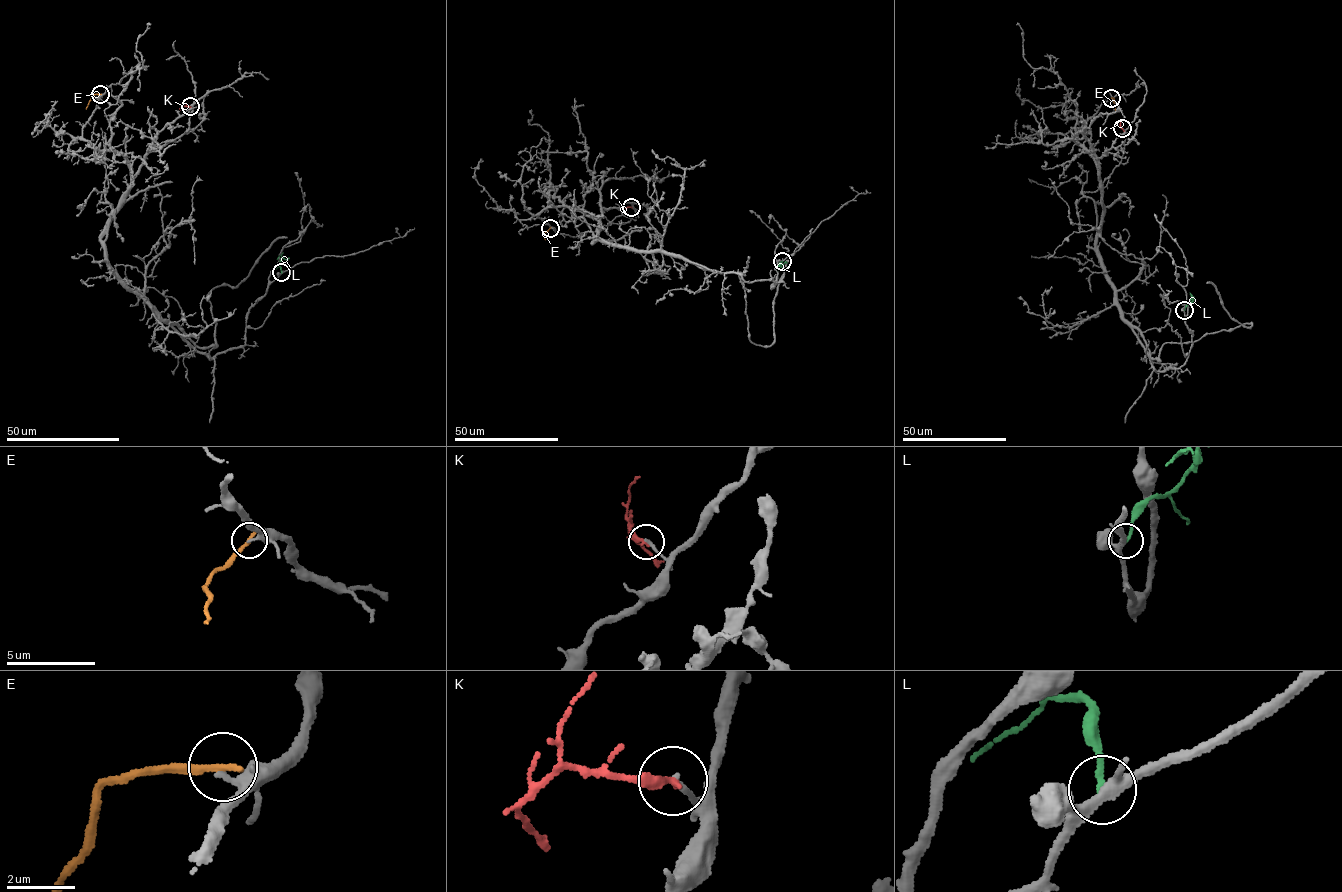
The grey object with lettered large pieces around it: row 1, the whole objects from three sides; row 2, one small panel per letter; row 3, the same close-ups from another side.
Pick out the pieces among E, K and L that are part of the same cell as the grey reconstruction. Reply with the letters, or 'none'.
none

